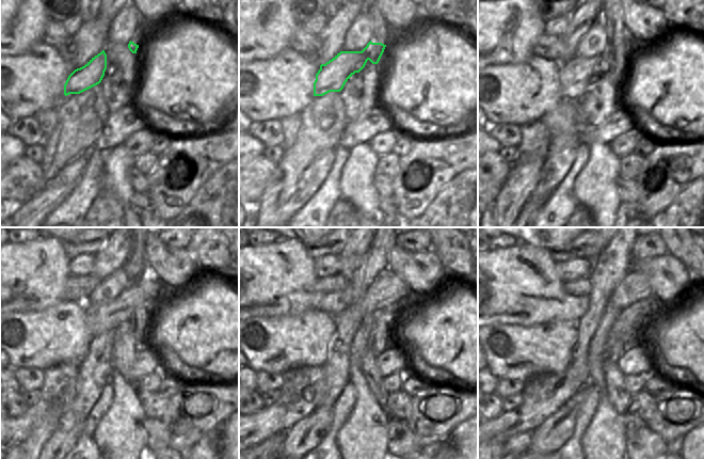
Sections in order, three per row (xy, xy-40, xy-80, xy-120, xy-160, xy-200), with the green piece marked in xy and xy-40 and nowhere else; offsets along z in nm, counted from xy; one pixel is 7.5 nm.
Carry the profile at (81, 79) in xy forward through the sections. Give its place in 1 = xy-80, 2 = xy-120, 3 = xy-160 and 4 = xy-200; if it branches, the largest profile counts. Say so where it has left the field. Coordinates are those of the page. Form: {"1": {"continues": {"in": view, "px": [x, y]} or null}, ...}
{"1": {"continues": {"in": "xy-80", "px": [576, 74]}}, "2": {"continues": {"in": "xy-120", "px": [100, 317]}}, "3": {"continues": {"in": "xy-160", "px": [387, 290]}}, "4": {"continues": {"in": "xy-200", "px": [635, 287]}}}

